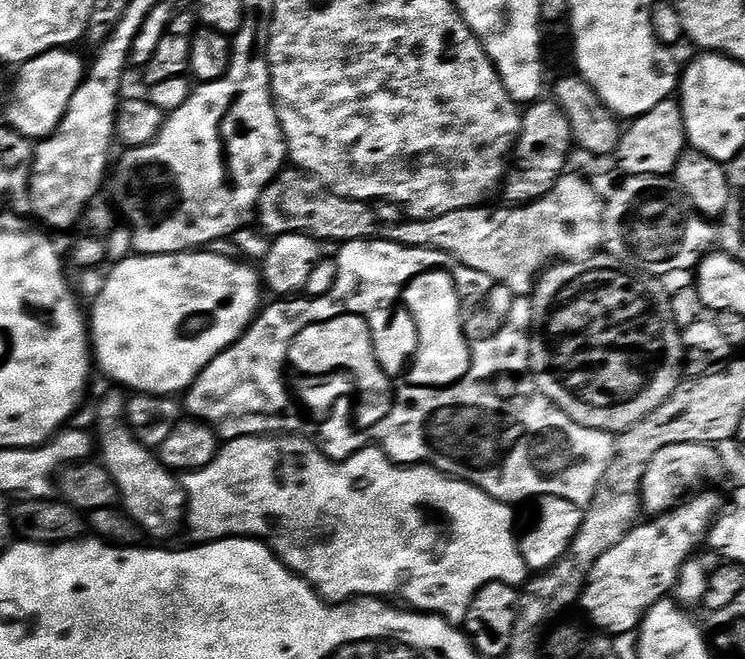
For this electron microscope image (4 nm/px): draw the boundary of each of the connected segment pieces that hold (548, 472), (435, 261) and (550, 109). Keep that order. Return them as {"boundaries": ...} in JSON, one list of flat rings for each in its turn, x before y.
{"boundaries":[[[484,338,475,341,471,351,468,374,453,385,424,386,407,382,395,385,392,409,378,427,381,438,388,443,388,459,394,464,437,468,445,476,467,480,504,504,519,506,531,496,557,496,574,502,582,510,587,509,616,453,613,433,574,422,563,407,556,408,553,397,542,394,529,371,474,372,478,368,478,356,486,360]],[[379,238,358,243,348,241,342,248,343,251,354,251,354,258,335,259,338,273,327,294,313,299,273,299,273,304,269,308,267,305,226,351,201,370,184,396,189,417,209,424,225,441,246,436,299,433,302,422,292,405,294,396,284,385,284,368,289,363,288,351,294,338,313,323,356,315,367,322,373,342,378,342,388,334,389,324,411,279,429,270,447,269,454,262,442,251,402,246]],[[541,98,535,104,523,109,520,122,520,136,514,149,516,174,509,173,502,186,507,203,517,205,532,203,545,196,565,175,568,164,568,151,574,148,572,127,564,111,551,99]]]}

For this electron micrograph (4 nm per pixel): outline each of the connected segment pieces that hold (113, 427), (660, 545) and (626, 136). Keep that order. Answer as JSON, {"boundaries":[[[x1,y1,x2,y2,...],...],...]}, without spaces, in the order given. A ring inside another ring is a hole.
{"boundaries":[[[116,392,106,393,101,398,100,405,96,408,96,428,94,427,94,432,98,437,98,456,106,471,110,474,110,478,116,484,118,500,123,511,132,518,133,522,137,524,144,534,152,535,156,539,153,541,164,542,167,536,174,535,185,523,186,493,184,486,178,479,177,473,171,472,160,461,159,455,153,449,146,448,136,441,136,436,133,435,126,419,125,397,120,397,119,394,121,395,121,393]],[[703,492,685,499,663,516,637,523,614,550,606,550,598,558,578,601,578,608,592,616,593,629,612,638,619,632,635,633,645,612,675,589,682,566,693,559,692,551,705,543,709,527,722,508,722,500,720,504,714,493]],[[675,99,658,102,654,110,635,117,632,124,620,133,620,141,614,153,614,160,620,163,619,171,626,176,667,176,676,170,678,158,686,150,688,135,684,129,684,115]]]}

